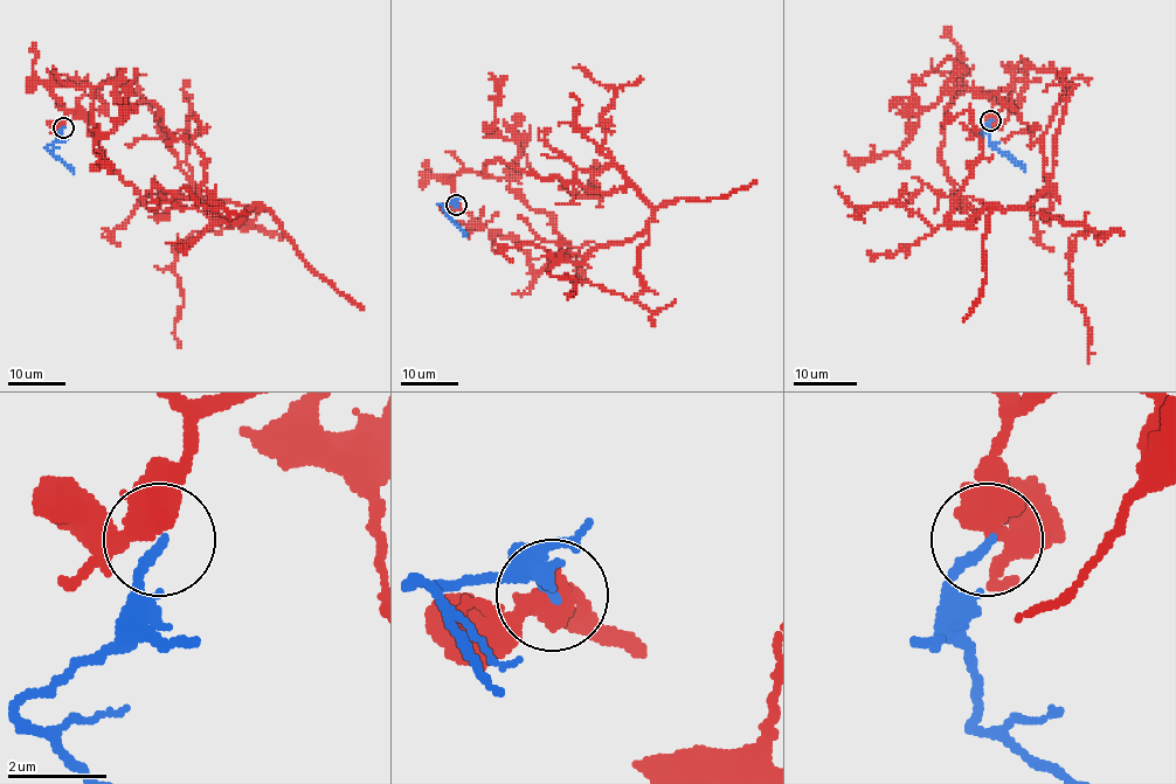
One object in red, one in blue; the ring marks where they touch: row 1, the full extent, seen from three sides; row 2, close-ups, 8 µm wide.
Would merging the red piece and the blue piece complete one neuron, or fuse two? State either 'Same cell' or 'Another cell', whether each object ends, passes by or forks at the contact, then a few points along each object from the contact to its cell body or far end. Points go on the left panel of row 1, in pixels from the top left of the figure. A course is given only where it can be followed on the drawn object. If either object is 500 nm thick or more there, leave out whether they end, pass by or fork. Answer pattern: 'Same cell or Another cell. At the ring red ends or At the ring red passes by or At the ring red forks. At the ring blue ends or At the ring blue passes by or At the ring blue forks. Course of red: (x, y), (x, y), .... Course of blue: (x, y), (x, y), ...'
Another cell. At the ring red passes by. At the ring blue ends. Course of red: (62, 127), (53, 87), (116, 81), (115, 101), (158, 106), (203, 196), (257, 207), (181, 242), (180, 348). Course of blue: (62, 127), (60, 137), (47, 148), (68, 164), (73, 173)

